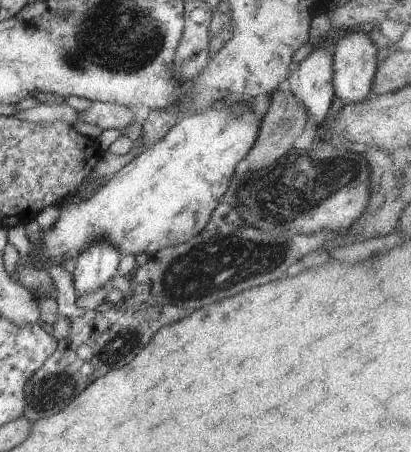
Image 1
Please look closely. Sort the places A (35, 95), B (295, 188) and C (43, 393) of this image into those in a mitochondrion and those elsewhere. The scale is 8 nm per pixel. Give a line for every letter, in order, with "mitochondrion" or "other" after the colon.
A: other
B: mitochondrion
C: mitochondrion

